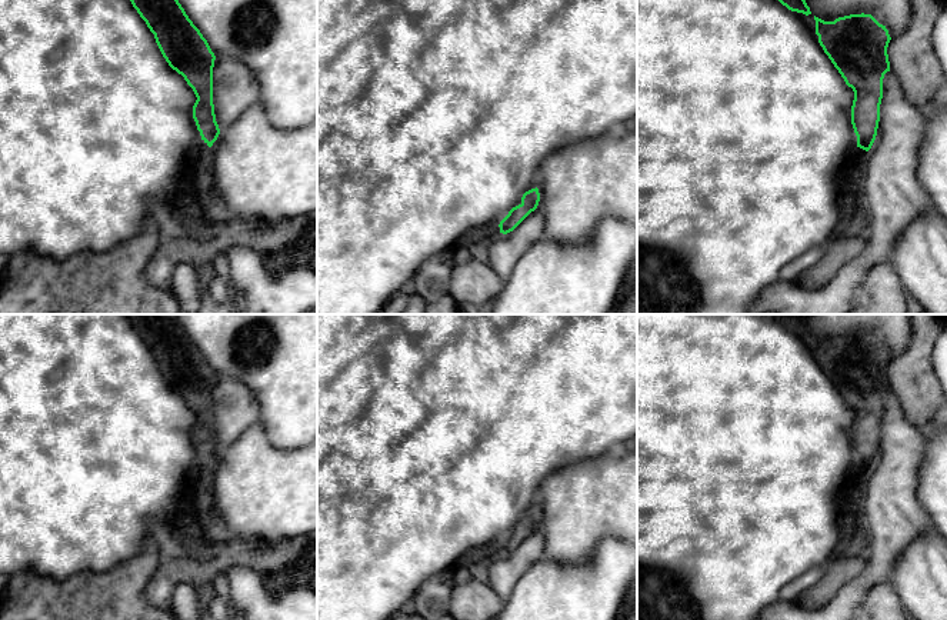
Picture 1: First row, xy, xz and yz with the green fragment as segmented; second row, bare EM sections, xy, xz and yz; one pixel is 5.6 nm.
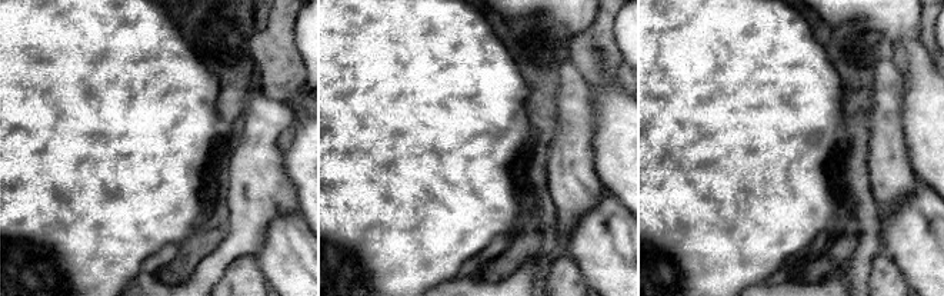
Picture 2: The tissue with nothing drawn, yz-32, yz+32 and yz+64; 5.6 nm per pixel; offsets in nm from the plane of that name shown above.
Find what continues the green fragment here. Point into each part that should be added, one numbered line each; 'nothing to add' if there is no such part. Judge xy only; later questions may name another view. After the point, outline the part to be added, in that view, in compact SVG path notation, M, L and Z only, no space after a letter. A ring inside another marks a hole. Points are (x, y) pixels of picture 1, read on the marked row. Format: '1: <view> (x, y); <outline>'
1: xy (202, 164); M200 146L194 151L194 157L190 163L193 169L193 186L197 193L200 209L204 211L207 207L209 199L211 196L214 186L213 177L213 150L211 147Z

